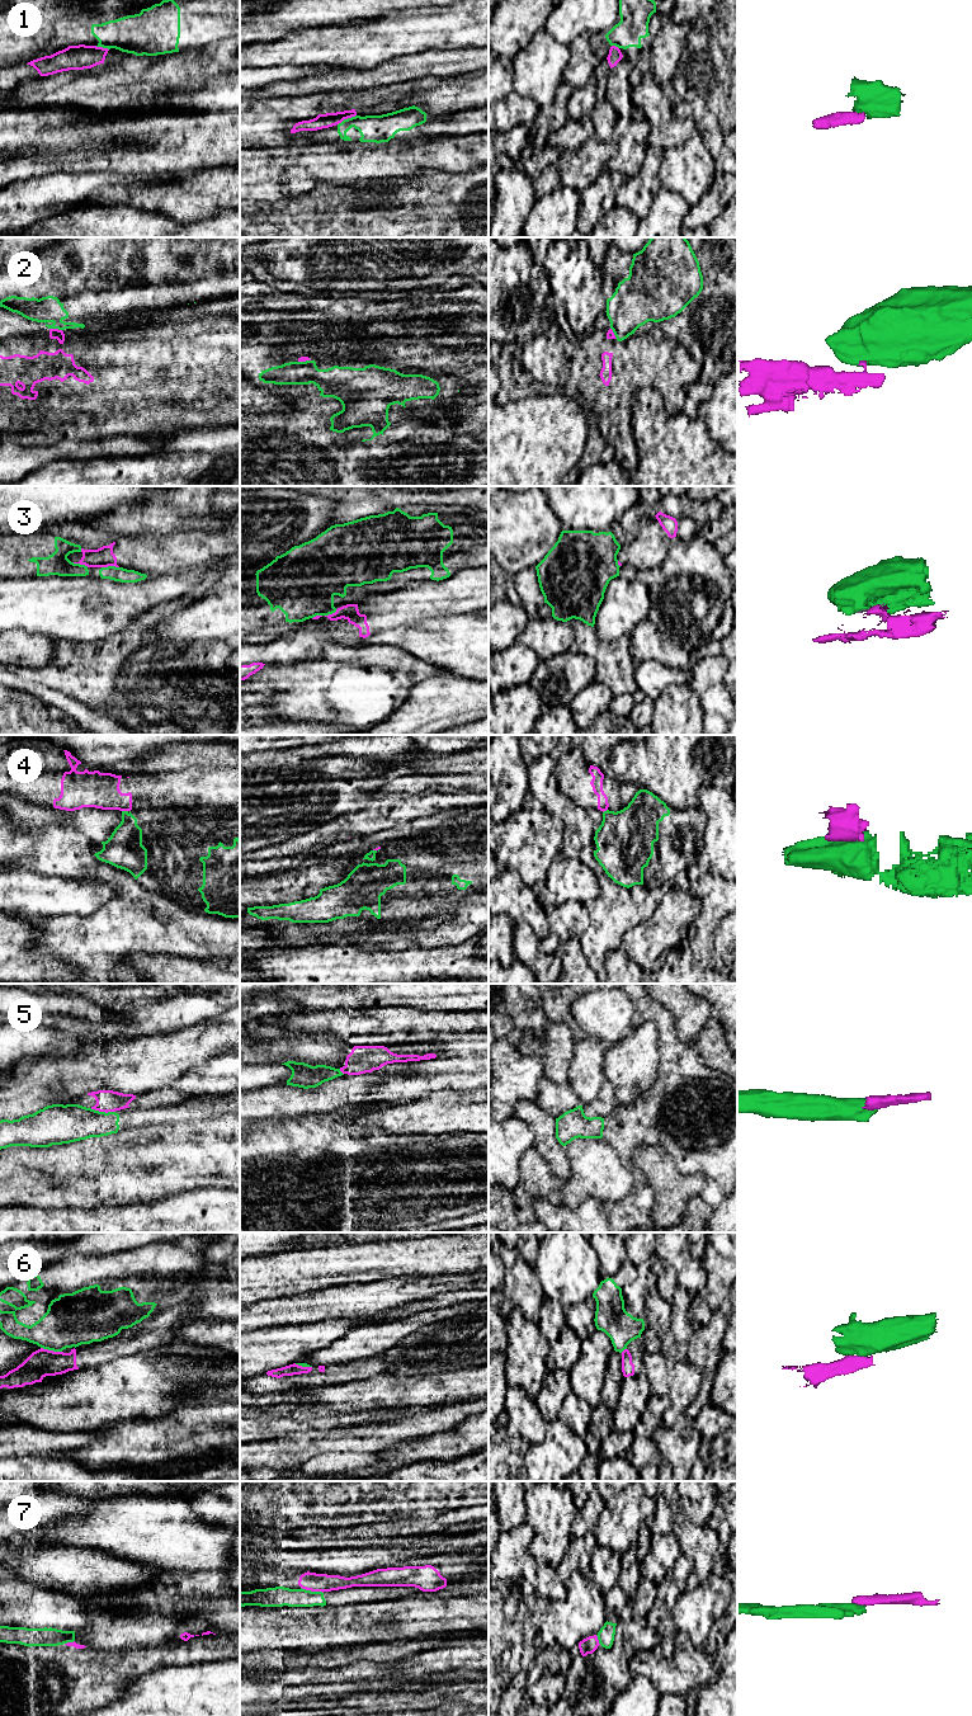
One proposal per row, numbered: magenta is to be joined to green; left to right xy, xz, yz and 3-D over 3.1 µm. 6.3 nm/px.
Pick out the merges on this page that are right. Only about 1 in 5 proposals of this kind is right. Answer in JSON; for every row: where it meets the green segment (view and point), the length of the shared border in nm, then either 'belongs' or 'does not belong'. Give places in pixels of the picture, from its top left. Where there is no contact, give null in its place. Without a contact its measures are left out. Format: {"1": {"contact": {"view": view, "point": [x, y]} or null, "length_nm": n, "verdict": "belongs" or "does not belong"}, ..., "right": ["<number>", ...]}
{"1": {"contact": {"view": "xz", "point": [348, 118]}, "length_nm": 140, "verdict": "does not belong"}, "2": {"contact": {"view": "xy", "point": [56, 328]}, "length_nm": 80, "verdict": "does not belong"}, "3": {"contact": {"view": "xy", "point": [109, 566]}, "length_nm": 110, "verdict": "does not belong"}, "4": {"contact": {"view": "xy", "point": [124, 811]}, "length_nm": 40, "verdict": "does not belong"}, "5": {"contact": {"view": "xy", "point": [103, 1112]}, "length_nm": 160, "verdict": "does not belong"}, "6": {"contact": {"view": "xy", "point": [51, 1349]}, "length_nm": 140, "verdict": "does not belong"}, "7": {"contact": {"view": "xz", "point": [312, 1592]}, "length_nm": 150, "verdict": "does not belong"}, "right": []}

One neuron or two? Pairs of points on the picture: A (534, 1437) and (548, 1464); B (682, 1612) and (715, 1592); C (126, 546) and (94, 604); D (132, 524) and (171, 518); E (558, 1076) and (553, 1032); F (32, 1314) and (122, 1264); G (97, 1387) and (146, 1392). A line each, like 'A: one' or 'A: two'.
A: two
B: one
C: two
D: one
E: one
F: one
G: one

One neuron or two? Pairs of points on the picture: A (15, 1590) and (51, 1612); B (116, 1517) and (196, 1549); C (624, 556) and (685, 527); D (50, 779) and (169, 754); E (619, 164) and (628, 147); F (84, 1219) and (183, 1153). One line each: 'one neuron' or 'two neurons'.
A: one neuron
B: one neuron
C: one neuron
D: two neurons
E: one neuron
F: two neurons

